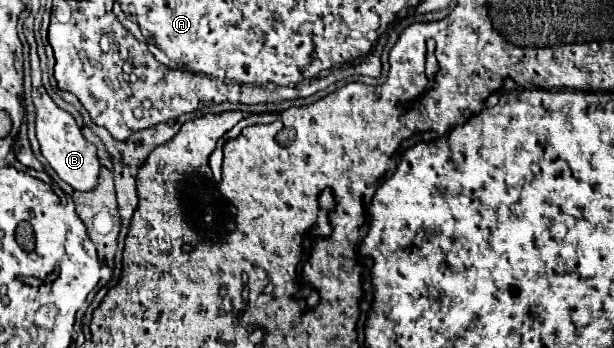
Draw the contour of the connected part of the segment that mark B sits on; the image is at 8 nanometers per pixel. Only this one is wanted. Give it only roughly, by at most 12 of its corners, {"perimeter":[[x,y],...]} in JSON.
{"perimeter":[[28,34],[36,136],[54,172],[92,190],[100,164],[72,114],[42,86]]}

